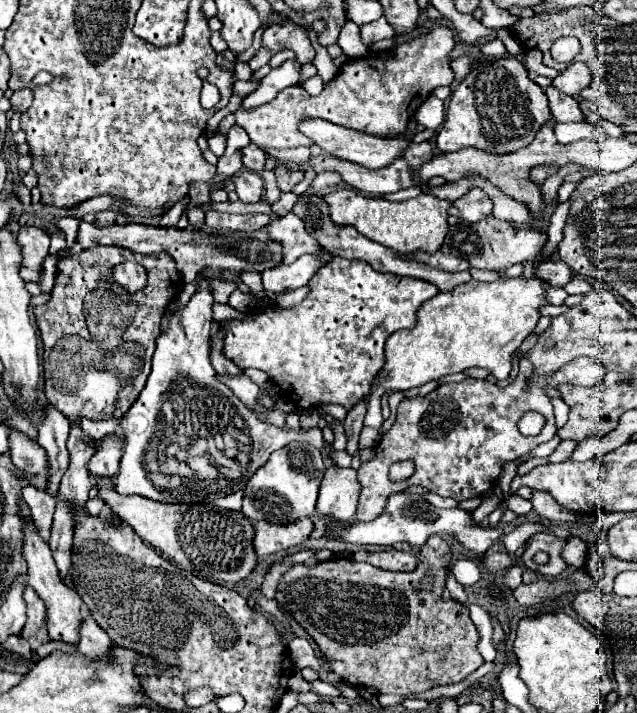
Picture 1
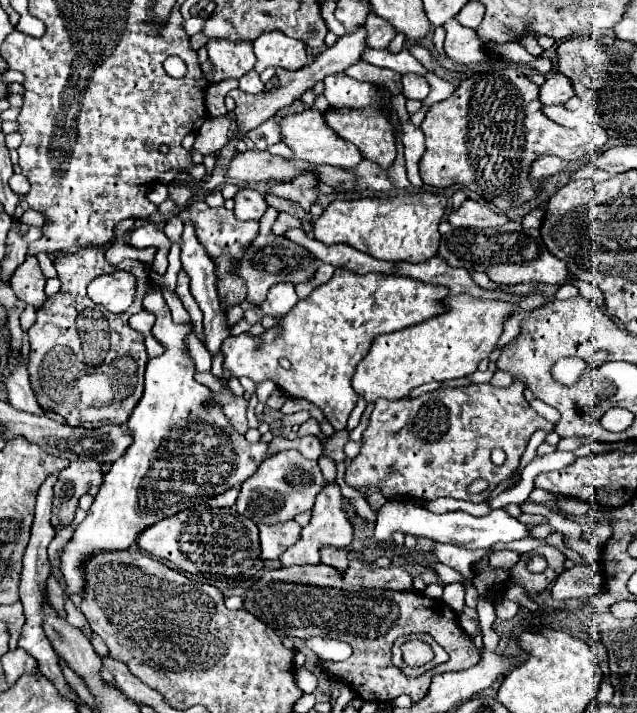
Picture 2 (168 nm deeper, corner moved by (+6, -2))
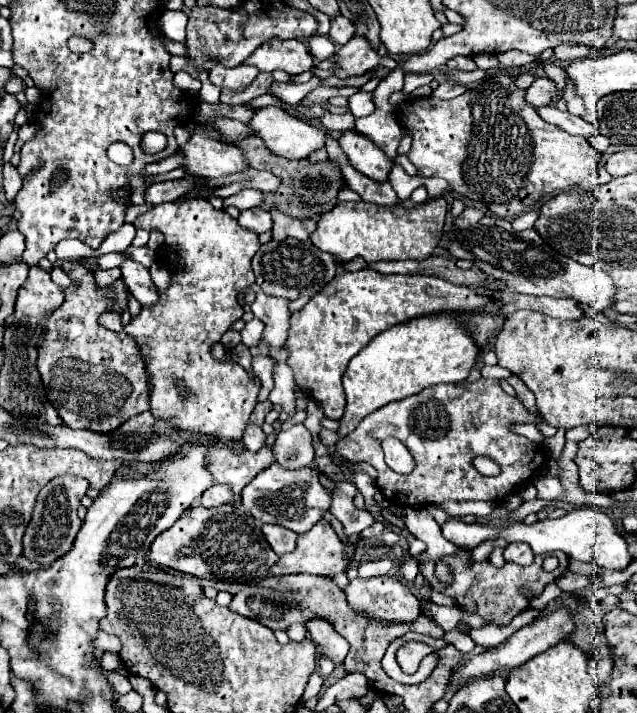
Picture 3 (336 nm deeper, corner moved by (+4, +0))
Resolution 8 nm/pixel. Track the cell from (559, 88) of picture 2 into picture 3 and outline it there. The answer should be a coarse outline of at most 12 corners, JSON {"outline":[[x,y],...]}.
{"outline":[[536,78],[526,90],[526,102],[548,106],[558,94],[550,78]]}

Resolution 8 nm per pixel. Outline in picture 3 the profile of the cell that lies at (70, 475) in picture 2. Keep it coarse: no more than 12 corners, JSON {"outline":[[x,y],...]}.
{"outline":[[82,476],[40,490],[24,556],[44,568],[72,548]]}

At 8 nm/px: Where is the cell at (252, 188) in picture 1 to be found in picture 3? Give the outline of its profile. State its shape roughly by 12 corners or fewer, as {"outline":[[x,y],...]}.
{"outline":[[260,206],[240,212],[242,228],[262,234],[272,228],[272,216]]}

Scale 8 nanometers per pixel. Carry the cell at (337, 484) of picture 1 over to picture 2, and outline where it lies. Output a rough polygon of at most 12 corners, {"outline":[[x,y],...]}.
{"outline":[[338,484],[316,498],[284,568],[320,564],[320,548],[346,548],[352,524]]}

